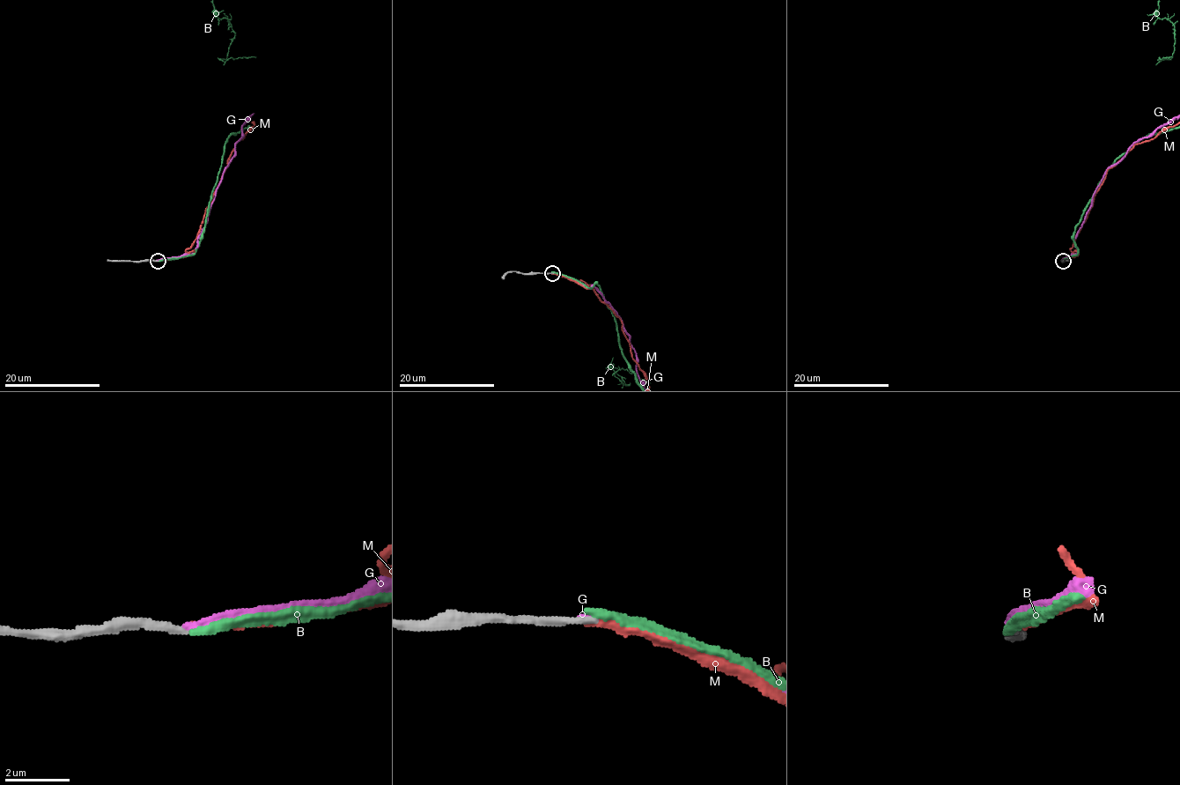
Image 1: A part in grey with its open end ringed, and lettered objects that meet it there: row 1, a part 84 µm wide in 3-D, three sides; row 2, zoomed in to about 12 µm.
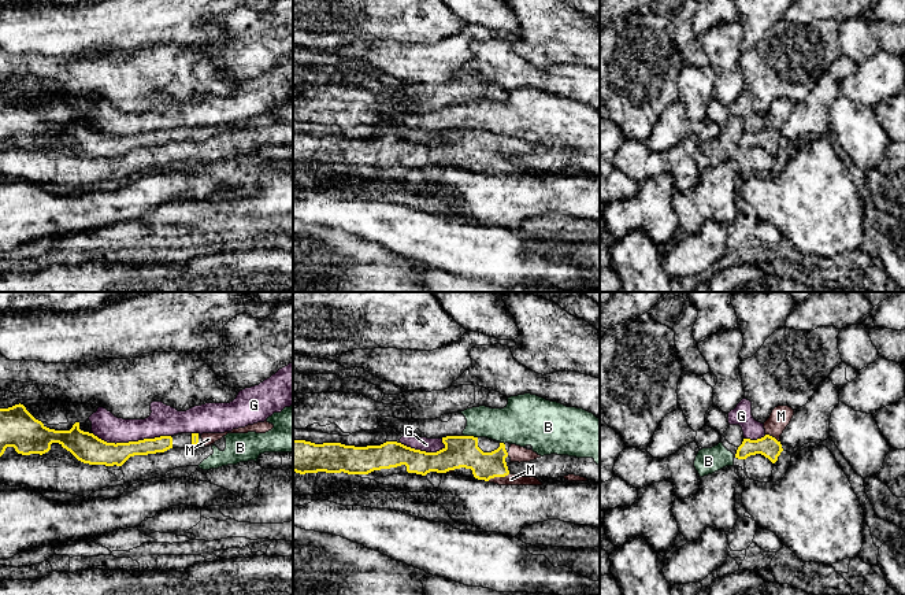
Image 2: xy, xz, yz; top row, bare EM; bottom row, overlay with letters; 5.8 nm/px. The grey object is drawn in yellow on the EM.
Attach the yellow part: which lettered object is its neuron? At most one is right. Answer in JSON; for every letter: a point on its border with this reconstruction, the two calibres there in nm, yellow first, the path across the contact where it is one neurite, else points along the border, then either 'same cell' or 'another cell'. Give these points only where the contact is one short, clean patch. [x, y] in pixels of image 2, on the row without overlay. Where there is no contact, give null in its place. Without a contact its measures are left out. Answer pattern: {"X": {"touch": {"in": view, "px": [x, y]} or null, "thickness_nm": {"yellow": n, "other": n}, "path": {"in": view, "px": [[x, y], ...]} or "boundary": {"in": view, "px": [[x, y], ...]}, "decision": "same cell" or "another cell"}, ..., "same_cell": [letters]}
{"B": {"touch": {"in": "xz", "px": [471, 129]}, "thickness_nm": {"yellow": 190, "other": 220}, "decision": "another cell"}, "G": {"touch": {"in": "xy", "px": [132, 135]}, "thickness_nm": {"yellow": 160, "other": 180}, "decision": "another cell"}, "M": {"touch": {"in": "xz", "px": [499, 169]}, "thickness_nm": {"yellow": 180, "other": 60}, "decision": "same cell"}, "same_cell": ["M"]}

